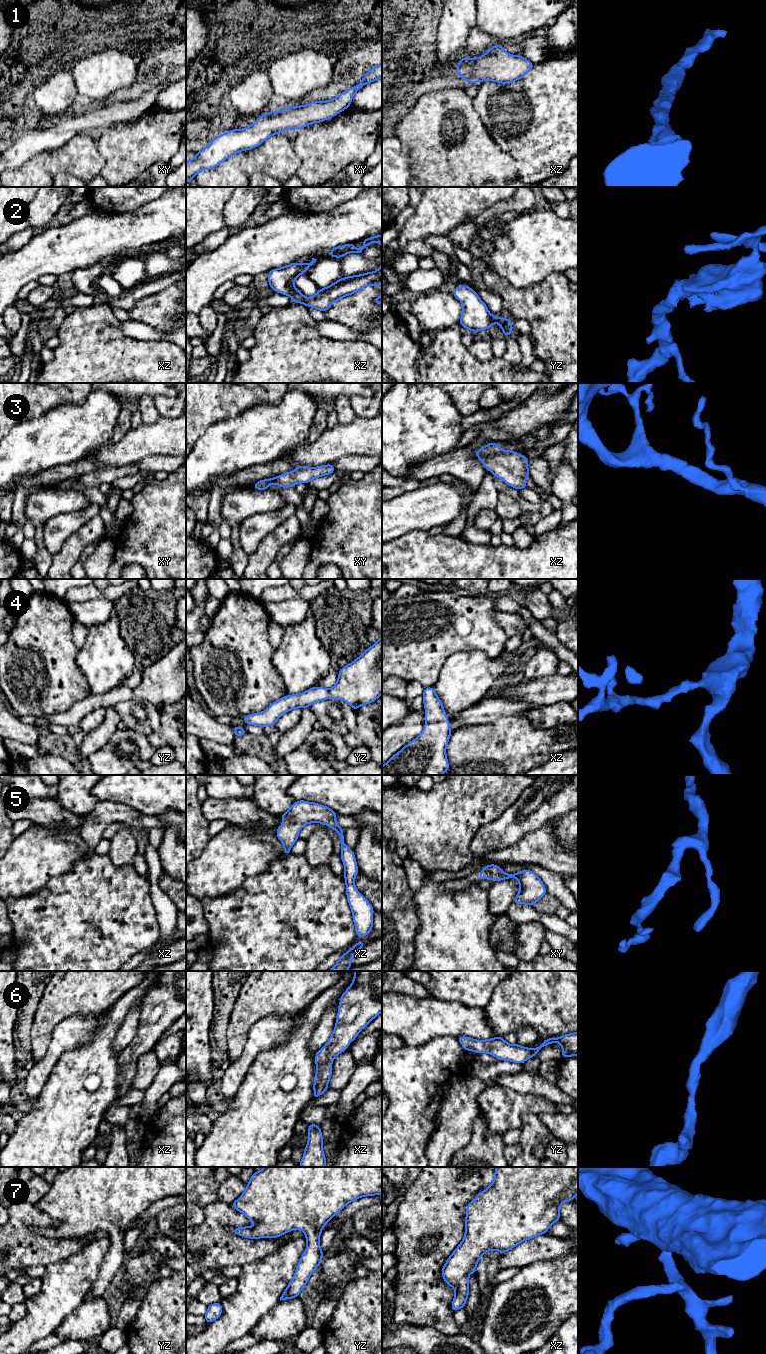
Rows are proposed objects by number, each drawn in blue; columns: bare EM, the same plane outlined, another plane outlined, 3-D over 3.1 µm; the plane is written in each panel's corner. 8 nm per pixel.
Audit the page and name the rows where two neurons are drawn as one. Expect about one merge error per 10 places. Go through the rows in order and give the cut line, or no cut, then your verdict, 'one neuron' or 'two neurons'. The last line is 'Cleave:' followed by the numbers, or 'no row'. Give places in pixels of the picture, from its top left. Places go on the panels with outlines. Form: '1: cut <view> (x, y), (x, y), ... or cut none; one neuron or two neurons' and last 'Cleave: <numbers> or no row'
1: cut none; one neuron
2: cut none; one neuron
3: cut none; one neuron
4: cut none; one neuron
5: cut none; one neuron
6: cut none; one neuron
7: cut none; one neuron
Cleave: no row

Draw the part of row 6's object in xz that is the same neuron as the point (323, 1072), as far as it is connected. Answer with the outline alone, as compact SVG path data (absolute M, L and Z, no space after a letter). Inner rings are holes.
M354 971L352 984L340 997L334 1031L315 1054L316 1099L328 1090L333 1059L348 1049L360 1031L382 1012L382 971Z

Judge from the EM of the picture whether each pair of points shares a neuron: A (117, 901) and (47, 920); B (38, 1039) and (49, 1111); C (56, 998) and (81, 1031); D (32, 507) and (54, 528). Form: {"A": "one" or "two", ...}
{"A": "one", "B": "two", "C": "two", "D": "two"}

